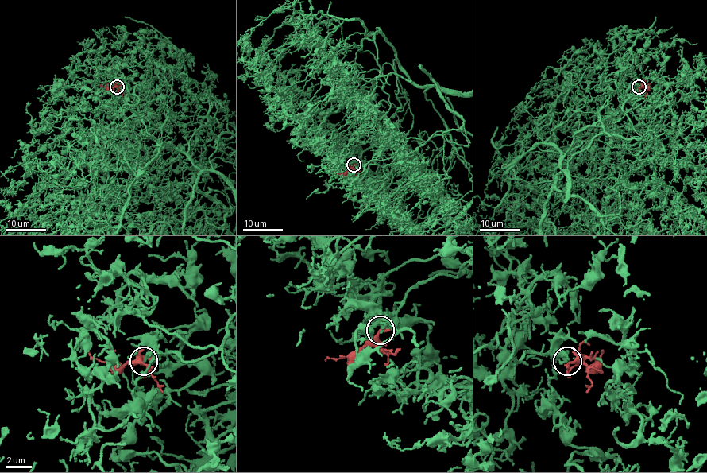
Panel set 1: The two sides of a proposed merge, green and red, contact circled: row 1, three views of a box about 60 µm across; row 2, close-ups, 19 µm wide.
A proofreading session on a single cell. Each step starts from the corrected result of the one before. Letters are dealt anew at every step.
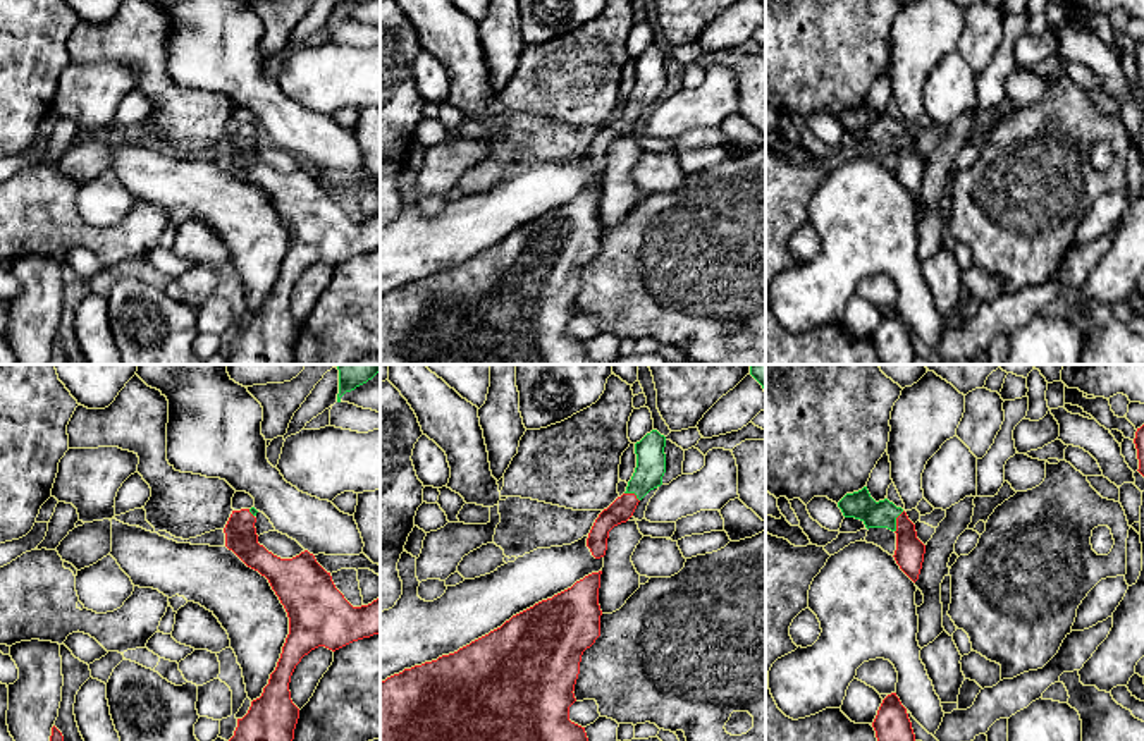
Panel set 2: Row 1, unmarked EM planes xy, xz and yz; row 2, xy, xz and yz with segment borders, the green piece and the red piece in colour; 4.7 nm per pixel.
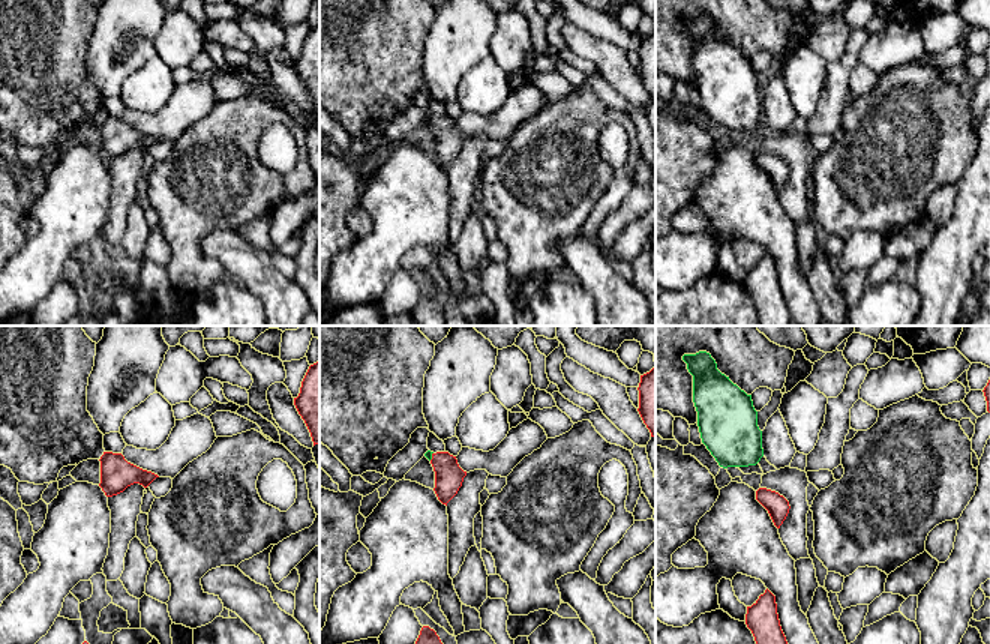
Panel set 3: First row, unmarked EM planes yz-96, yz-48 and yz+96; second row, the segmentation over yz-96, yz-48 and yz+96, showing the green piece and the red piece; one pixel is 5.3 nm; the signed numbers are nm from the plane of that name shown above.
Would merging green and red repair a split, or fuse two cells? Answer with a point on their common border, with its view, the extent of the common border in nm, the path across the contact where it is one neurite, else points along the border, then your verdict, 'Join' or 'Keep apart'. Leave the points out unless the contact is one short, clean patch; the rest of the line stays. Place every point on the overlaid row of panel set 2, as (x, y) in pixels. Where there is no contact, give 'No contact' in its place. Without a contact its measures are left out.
Touches green at yz (895, 521). Shared border 110 nm. Path across: yz (859, 504), (895, 521), (905, 532), (909, 554). Join

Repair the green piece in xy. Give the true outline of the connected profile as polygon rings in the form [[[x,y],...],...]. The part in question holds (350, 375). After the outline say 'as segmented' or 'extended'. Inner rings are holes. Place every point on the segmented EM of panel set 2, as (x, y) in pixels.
[[[337,364],[339,370],[339,394],[337,402],[346,392],[354,390],[356,387],[372,380],[380,373],[380,364]]] | as segmented

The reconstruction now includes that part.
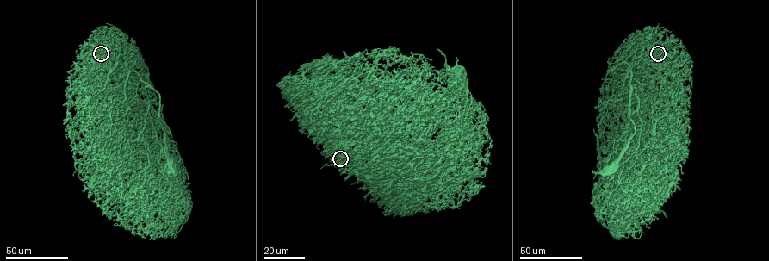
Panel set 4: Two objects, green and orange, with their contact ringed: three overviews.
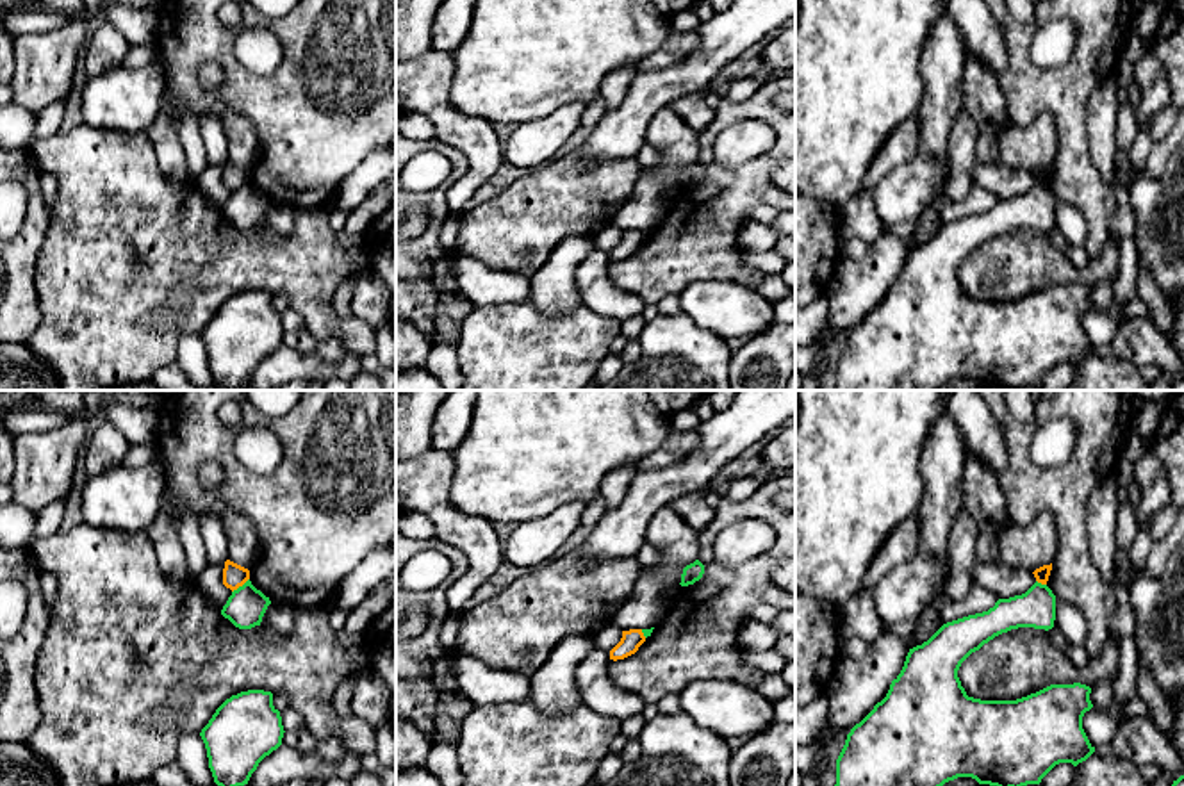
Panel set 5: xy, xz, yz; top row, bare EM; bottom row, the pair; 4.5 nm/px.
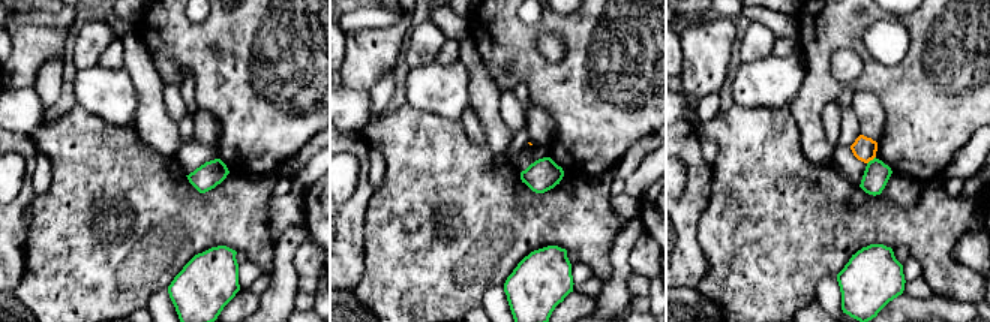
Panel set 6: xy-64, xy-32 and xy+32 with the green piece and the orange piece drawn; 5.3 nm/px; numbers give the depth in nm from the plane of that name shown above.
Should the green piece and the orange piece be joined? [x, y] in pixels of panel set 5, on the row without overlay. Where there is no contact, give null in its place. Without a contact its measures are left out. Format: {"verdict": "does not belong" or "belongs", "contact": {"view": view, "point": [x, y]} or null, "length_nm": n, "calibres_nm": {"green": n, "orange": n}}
{"verdict": "does not belong", "contact": {"view": "xy", "point": [239, 188]}, "length_nm": 100, "calibres_nm": {"green": 180, "orange": 110}}

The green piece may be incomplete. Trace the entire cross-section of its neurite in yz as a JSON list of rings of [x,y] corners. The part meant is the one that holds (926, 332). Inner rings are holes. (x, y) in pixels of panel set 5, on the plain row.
[[[1034,184],[1025,194],[999,200],[993,209],[943,225],[927,242],[909,250],[900,274],[892,282],[886,298],[847,335],[836,360],[835,390],[940,390],[958,378],[972,378],[979,385],[999,390],[1020,390],[1040,385],[1059,364],[1077,367],[1095,348],[1089,344],[1082,317],[1093,308],[1091,289],[1081,283],[1050,285],[1016,301],[981,301],[968,298],[958,271],[961,264],[995,237],[1018,228],[1052,230],[1056,221],[1056,196],[1047,185]]]

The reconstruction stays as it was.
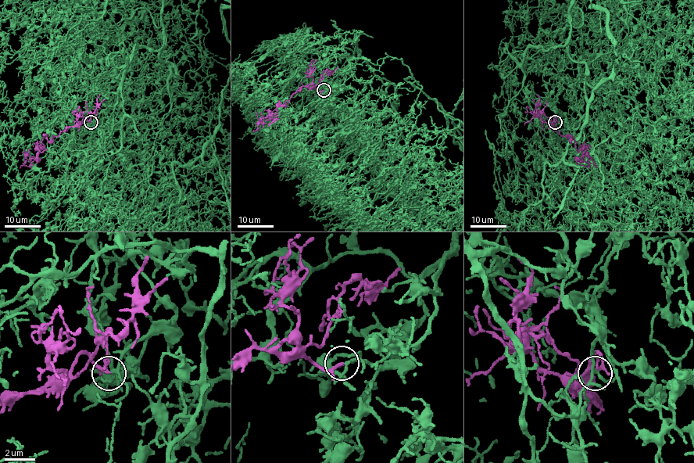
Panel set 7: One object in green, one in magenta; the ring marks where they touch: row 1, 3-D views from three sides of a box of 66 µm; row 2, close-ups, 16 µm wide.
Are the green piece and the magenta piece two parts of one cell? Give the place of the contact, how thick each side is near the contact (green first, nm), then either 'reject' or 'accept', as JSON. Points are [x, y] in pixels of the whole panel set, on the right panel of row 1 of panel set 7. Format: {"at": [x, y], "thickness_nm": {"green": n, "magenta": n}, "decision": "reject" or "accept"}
{"at": [555, 122], "thickness_nm": {"green": 170, "magenta": 140}, "decision": "accept"}

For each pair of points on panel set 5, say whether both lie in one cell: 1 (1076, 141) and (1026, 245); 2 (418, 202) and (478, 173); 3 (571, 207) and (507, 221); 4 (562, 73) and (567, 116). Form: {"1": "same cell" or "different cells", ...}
{"1": "different cells", "2": "different cells", "3": "same cell", "4": "different cells"}

